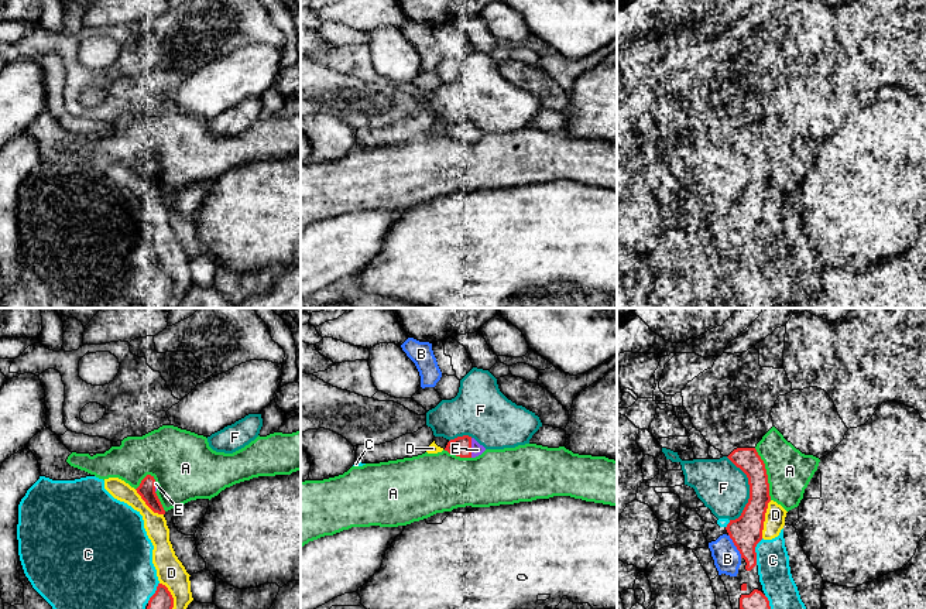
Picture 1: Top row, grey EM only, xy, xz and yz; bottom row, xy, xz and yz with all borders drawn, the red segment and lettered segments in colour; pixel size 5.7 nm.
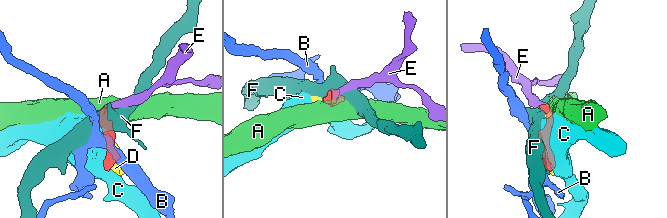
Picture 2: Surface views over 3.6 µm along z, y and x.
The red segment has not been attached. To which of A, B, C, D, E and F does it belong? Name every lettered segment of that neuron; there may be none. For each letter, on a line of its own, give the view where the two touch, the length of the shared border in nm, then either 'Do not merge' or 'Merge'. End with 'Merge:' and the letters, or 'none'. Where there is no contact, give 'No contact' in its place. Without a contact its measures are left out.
A: Touches red in yz. Shared border 320 nm. Do not merge
B: Touches red in yz. Shared border 150 nm. Do not merge
C: Touches red in yz. Shared border 160 nm. Do not merge
D: Touches red in xy. Shared border 240 nm. Do not merge
E: Touches red in xz. Shared border 110 nm. Merge
F: Touches red in yz. Shared border 380 nm. Do not merge
Merge: E

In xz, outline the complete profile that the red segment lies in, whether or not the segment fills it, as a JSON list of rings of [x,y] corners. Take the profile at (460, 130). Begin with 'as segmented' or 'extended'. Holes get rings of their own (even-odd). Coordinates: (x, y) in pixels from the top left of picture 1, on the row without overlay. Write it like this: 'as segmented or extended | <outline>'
extended | [[[463,119],[450,123],[445,134],[460,141],[476,141],[481,138],[486,134],[486,131],[480,129],[474,122]]]

